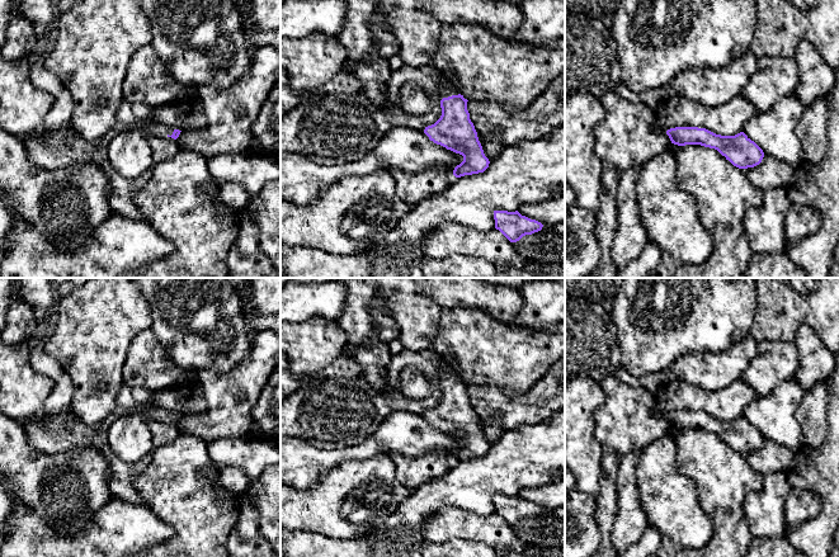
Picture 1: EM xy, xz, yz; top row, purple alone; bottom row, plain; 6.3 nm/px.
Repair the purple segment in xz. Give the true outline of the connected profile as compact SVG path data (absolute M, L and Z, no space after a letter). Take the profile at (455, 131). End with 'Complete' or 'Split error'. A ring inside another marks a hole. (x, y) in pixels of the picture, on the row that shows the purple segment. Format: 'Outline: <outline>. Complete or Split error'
Outline: M439 71L442 76L442 115L424 133L437 145L463 156L463 161L453 170L456 178L484 173L489 167L479 141L477 132L470 119L467 99L463 98L452 71Z. Split error

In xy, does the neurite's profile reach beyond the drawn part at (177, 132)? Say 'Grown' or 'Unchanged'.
Grown

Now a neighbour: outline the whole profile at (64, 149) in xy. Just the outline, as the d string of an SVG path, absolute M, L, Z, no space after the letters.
M72 124L67 129L48 131L43 126L32 134L22 138L30 161L39 169L58 170L75 169L86 164L98 165L108 178L110 209L119 216L135 221L145 221L142 212L135 204L135 195L155 176L156 166L179 154L179 146L171 137L156 137L146 133L152 151L154 166L137 178L122 176L108 157L108 147L117 134L119 124L102 138L85 140Z

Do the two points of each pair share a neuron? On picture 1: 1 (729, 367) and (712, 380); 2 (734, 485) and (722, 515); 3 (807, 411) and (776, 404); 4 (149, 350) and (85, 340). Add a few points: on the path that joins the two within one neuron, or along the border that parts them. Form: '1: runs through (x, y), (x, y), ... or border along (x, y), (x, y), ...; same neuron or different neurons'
1: runs through (725, 368), (716, 376); same neuron
2: runs through (726, 492), (725, 508); same neuron
3: border along (806, 391), (795, 415), (802, 438); different neurons
4: border along (150, 327), (133, 339), (122, 377); different neurons

